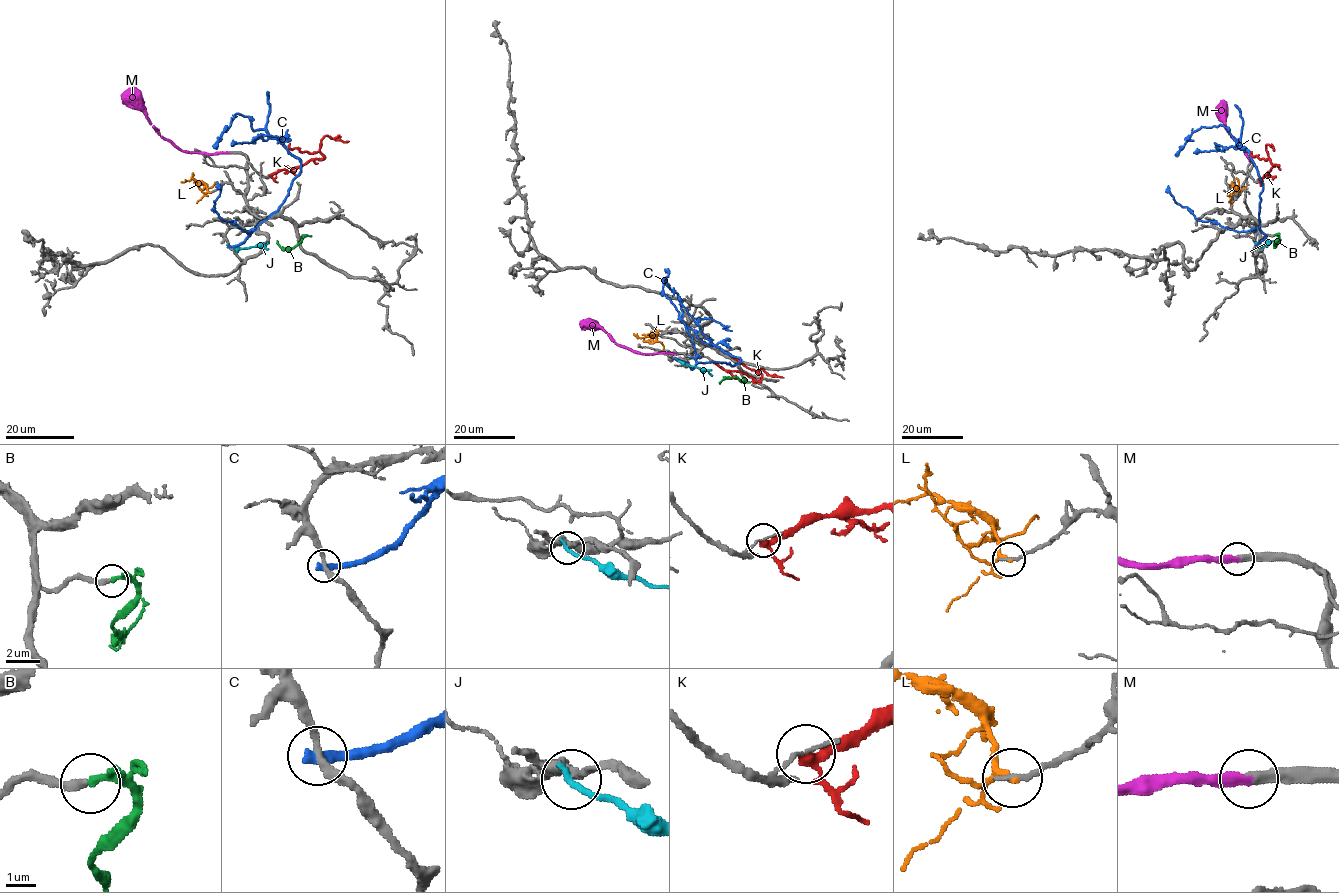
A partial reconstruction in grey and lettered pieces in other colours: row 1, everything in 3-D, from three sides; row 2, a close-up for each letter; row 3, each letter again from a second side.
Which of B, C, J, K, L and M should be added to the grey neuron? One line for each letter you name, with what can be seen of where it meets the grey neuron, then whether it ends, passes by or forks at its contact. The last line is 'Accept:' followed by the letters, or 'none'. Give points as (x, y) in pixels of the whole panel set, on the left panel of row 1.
B: contact (303, 237); it passes by
M: contact (228, 152); it ends
Accept: B, M

